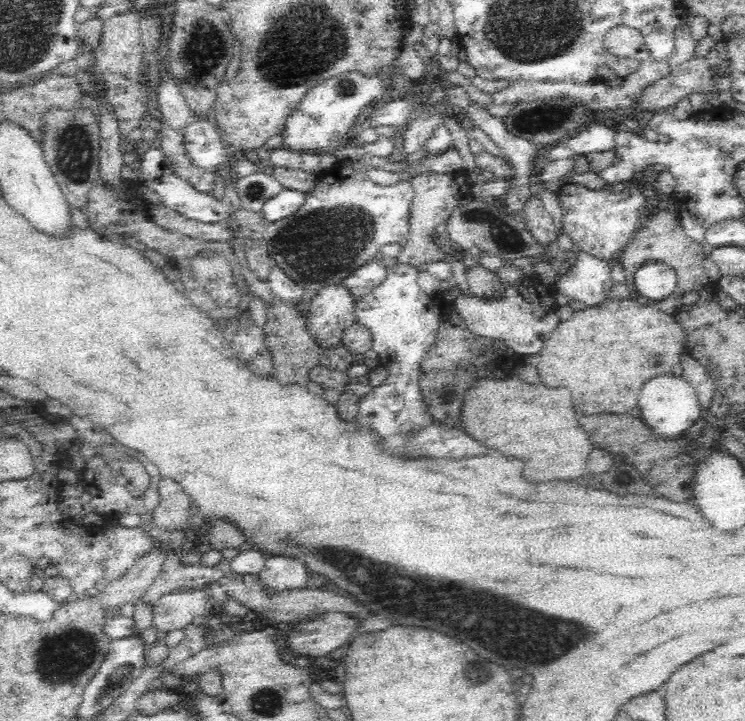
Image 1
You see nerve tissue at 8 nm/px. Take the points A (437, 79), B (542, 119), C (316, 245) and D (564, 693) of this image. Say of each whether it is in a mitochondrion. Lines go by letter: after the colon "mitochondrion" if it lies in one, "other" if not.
A: other
B: mitochondrion
C: mitochondrion
D: other

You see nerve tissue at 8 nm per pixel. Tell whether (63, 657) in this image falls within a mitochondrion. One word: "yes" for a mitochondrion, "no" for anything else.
yes

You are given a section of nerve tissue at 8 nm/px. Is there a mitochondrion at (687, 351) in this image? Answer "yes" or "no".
no

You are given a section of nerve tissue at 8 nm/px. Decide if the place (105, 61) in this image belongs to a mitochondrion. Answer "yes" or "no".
no

